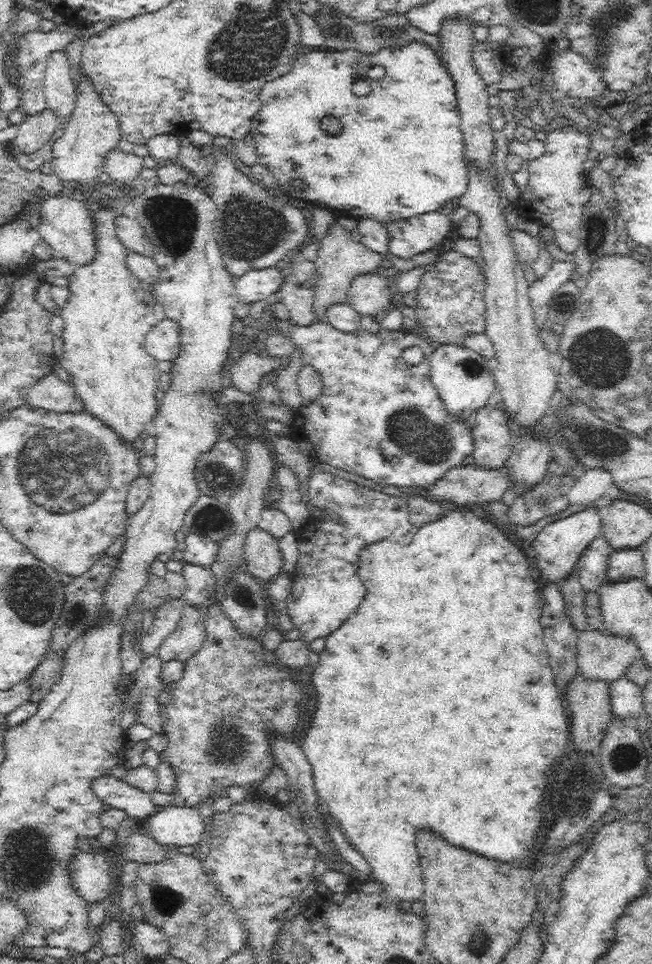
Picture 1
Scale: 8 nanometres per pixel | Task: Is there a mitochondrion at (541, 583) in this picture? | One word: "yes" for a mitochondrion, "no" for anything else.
no

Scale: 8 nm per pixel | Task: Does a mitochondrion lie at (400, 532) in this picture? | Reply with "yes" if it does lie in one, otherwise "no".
no

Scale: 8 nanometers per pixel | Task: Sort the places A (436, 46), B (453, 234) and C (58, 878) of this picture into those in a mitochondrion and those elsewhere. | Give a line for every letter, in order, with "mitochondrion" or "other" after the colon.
A: other
B: other
C: mitochondrion

